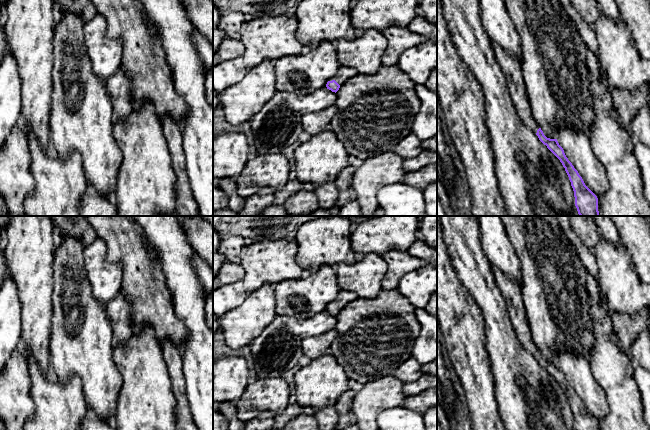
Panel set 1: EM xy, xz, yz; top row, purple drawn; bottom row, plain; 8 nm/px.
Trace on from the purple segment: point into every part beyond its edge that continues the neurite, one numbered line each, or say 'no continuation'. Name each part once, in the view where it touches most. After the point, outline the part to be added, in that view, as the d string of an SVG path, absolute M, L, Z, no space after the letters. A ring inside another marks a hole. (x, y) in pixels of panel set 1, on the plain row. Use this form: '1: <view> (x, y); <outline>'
1: xz (344, 297); M340 290L337 298L329 305L335 304L341 310L350 302L356 300L358 297L359 296L354 292Z

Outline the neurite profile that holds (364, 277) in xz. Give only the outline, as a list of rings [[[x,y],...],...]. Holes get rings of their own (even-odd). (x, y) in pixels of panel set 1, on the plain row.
[[[369,253],[353,264],[343,262],[334,266],[341,290],[356,293],[360,298],[375,298],[382,288],[382,280],[388,266],[382,256]]]

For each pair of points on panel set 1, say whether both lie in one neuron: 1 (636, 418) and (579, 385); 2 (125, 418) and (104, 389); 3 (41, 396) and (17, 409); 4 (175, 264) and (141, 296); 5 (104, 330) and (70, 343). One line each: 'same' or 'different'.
1: different
2: different
3: different
4: different
5: same

